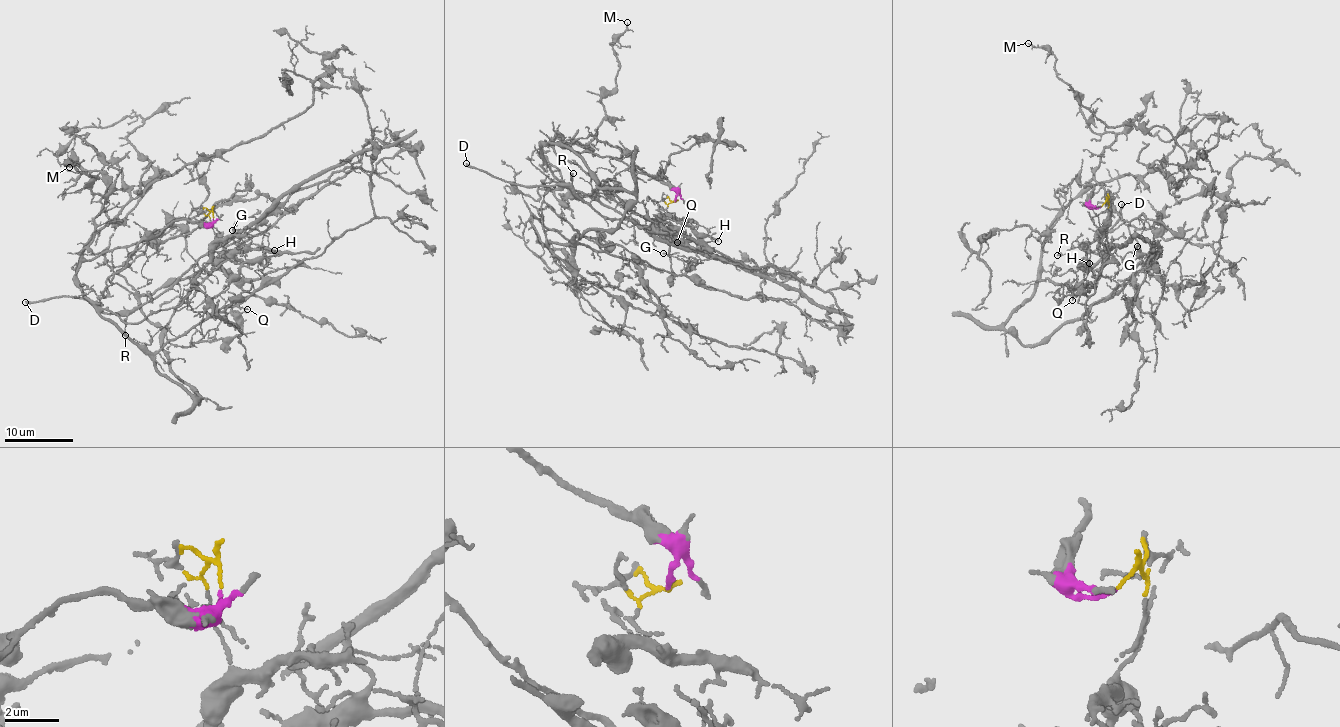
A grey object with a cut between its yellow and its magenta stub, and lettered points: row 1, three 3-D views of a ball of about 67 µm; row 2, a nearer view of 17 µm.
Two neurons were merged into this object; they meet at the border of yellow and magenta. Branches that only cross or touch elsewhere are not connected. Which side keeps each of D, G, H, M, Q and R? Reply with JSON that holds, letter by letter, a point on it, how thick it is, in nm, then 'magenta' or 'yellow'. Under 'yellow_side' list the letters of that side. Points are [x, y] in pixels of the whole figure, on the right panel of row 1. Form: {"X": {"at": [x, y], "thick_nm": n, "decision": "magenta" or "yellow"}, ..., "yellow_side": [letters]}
{"D": {"at": [1121, 204], "thick_nm": 280, "decision": "yellow"}, "G": {"at": [1137, 246], "thick_nm": 130, "decision": "magenta"}, "H": {"at": [1089, 263], "thick_nm": 150, "decision": "yellow"}, "M": {"at": [1028, 43], "thick_nm": 100, "decision": "magenta"}, "Q": {"at": [1072, 300], "thick_nm": 100, "decision": "magenta"}, "R": {"at": [1057, 255], "thick_nm": 260, "decision": "yellow"}, "yellow_side": ["D", "H", "R"]}

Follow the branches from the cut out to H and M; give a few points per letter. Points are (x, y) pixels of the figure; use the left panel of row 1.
H: (213, 218), (212, 212), (211, 228), (216, 237), (211, 261), (219, 265), (228, 276), (274, 249)
M: (213, 218), (176, 219), (145, 239), (96, 301), (76, 275), (108, 193), (69, 166)

